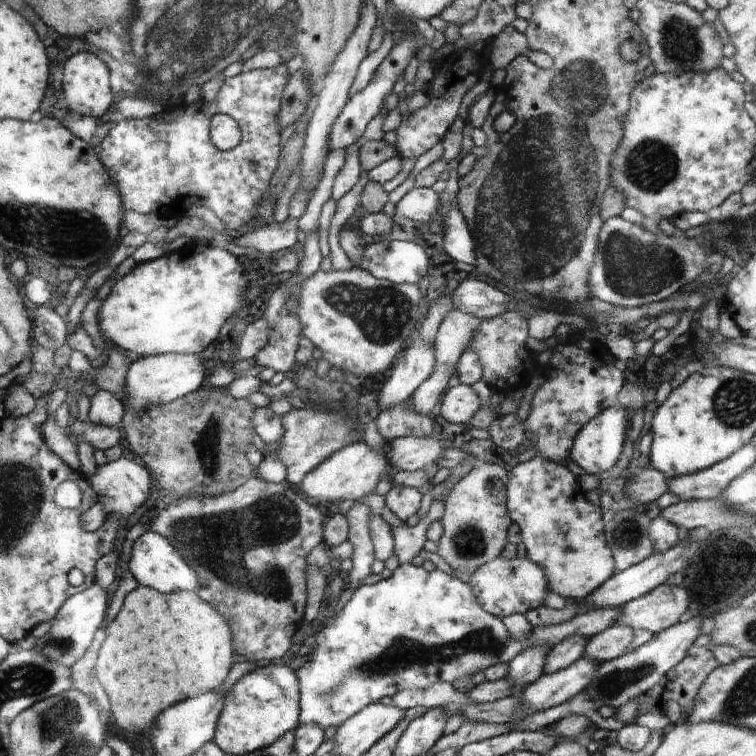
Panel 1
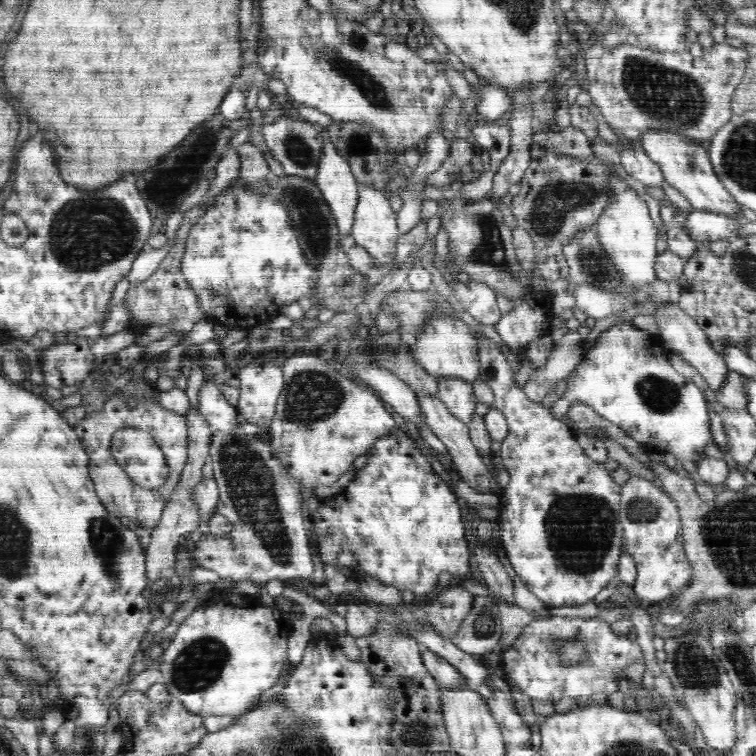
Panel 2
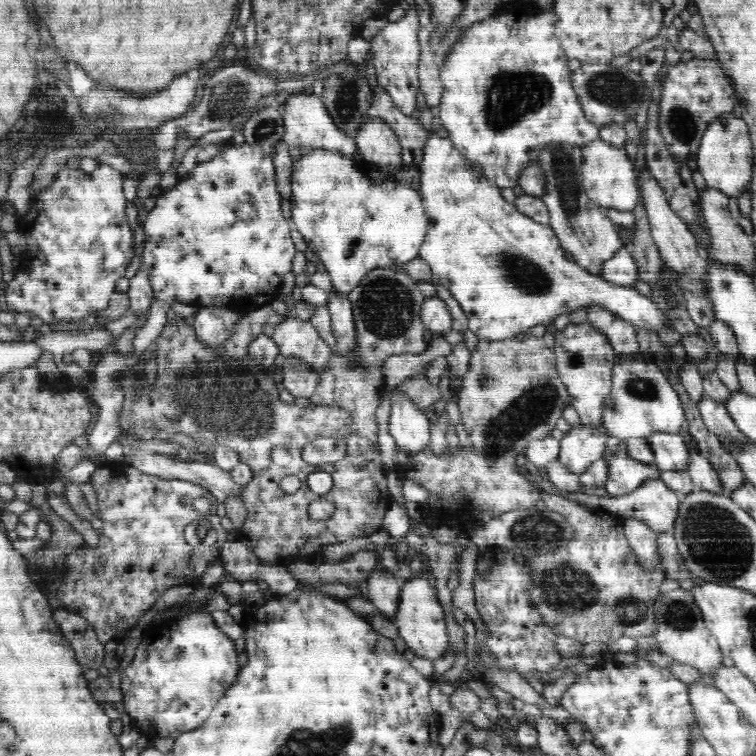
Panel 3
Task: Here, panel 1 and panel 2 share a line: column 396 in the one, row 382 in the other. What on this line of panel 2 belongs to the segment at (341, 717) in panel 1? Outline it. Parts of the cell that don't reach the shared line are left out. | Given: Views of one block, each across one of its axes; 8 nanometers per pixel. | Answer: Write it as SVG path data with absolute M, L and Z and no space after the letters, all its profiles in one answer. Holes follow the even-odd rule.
M622 322L611 326L607 331L600 334L600 336L591 345L586 347L587 353L584 355L581 363L567 377L568 387L564 394L550 407L550 412L556 419L564 420L568 415L569 408L574 402L582 402L591 406L597 414L602 418L609 420L610 423L619 426L630 438L633 438L636 442L642 444L644 448L653 454L668 453L674 454L678 461L696 461L704 457L703 449L708 443L713 443L710 435L710 418L708 417L708 411L706 411L706 396L702 394L702 391L694 384L690 379L686 379L682 374L678 373L670 363L669 354L661 343L656 343L652 336L644 330L640 330L637 327L632 327L630 322Z

